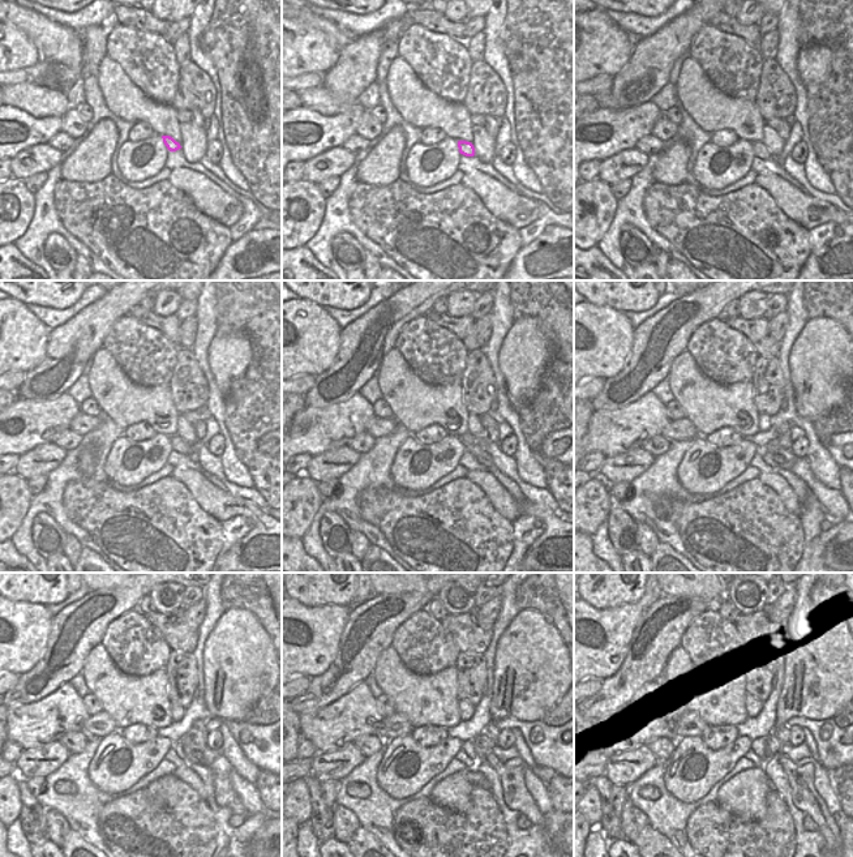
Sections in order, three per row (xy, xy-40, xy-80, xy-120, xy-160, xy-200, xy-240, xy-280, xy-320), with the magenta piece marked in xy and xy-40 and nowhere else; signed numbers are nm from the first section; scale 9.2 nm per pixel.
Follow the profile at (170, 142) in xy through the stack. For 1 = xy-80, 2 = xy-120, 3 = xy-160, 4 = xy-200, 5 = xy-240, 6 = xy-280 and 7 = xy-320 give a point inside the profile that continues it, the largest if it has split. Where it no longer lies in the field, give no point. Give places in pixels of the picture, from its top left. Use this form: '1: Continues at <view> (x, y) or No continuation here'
1: Continues at xy-80 (759, 149)
2: Continues at xy-120 (179, 445)
3: Continues at xy-160 (475, 449)
4: Continues at xy-200 (776, 462)
5: Continues at xy-240 (192, 754)
6: Continues at xy-280 (517, 797)
7: Continues at xy-320 (805, 797).

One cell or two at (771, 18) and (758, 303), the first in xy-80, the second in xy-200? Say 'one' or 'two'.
two

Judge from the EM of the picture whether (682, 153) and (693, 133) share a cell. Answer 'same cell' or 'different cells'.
different cells

